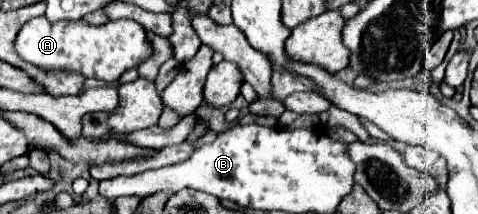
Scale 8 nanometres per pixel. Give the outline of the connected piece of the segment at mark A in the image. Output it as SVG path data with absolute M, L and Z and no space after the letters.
M40 16L22 26L16 38L16 52L44 70L76 70L86 78L110 84L128 68L144 62L152 54L152 46L146 42L144 28L134 20L110 20L102 26L94 26L84 20L50 22L46 16Z

